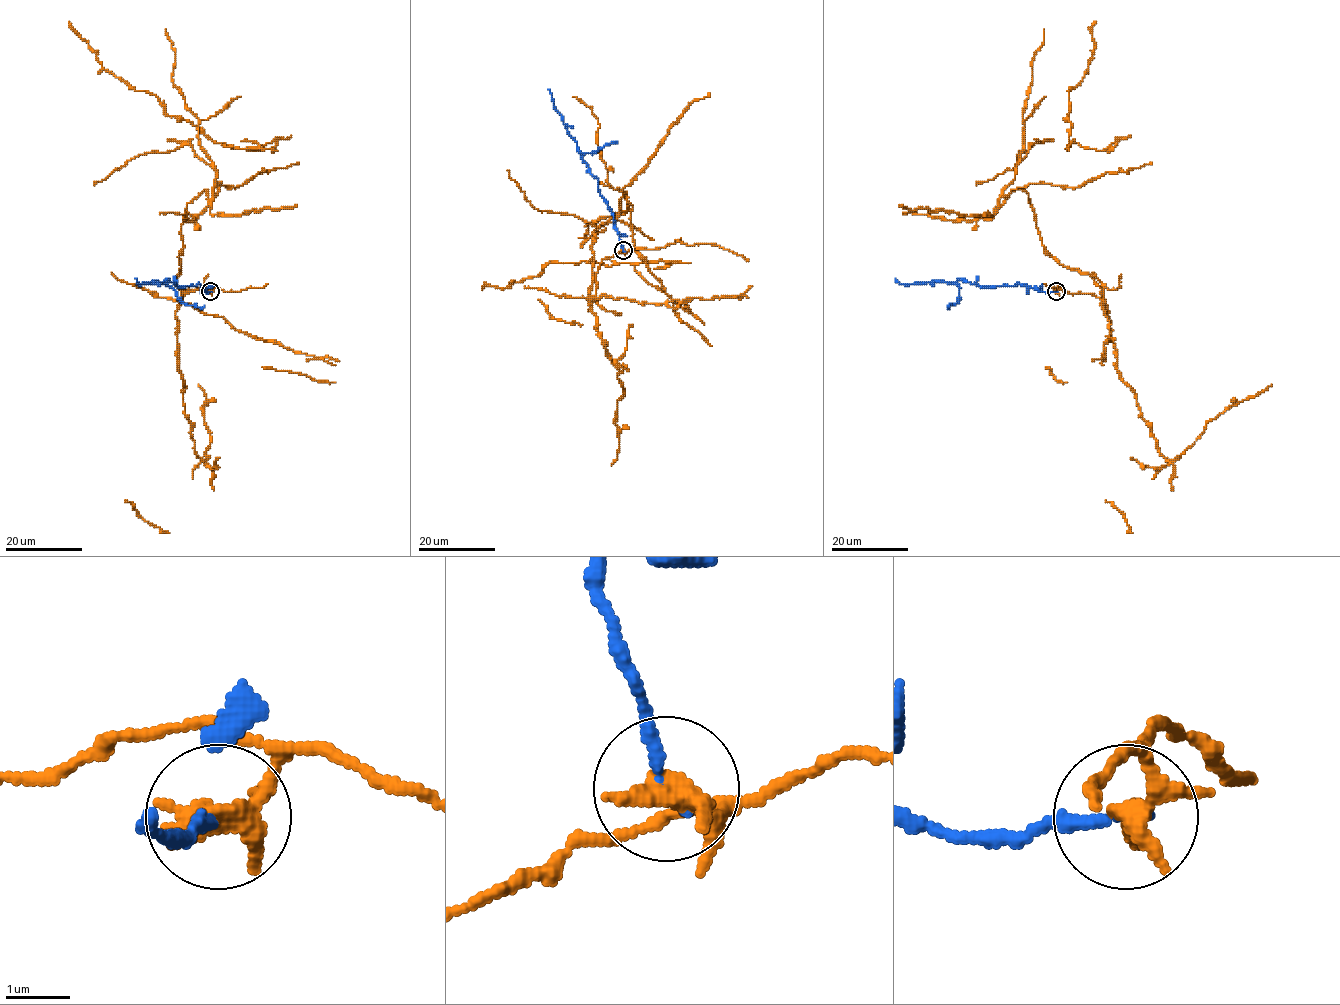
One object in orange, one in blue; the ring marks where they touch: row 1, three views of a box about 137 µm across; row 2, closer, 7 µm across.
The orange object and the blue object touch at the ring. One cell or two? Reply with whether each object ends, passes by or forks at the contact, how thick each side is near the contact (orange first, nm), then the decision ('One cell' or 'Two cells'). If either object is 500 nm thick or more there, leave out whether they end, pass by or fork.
At the ring orange passes by. At the ring blue ends. Thickness 360 nm (orange) against 170 nm. Two cells

